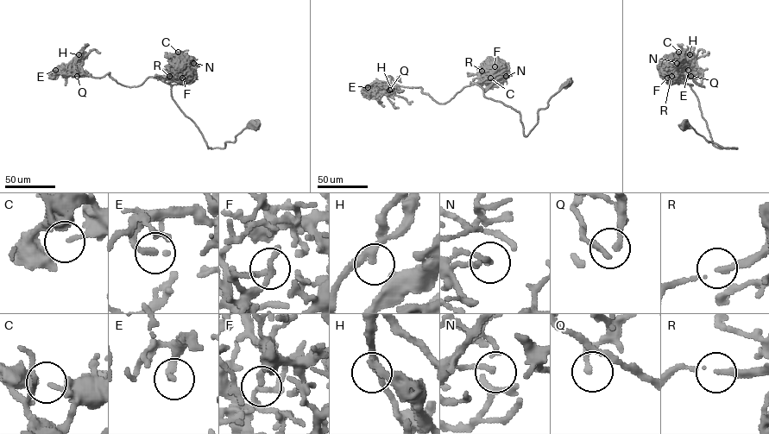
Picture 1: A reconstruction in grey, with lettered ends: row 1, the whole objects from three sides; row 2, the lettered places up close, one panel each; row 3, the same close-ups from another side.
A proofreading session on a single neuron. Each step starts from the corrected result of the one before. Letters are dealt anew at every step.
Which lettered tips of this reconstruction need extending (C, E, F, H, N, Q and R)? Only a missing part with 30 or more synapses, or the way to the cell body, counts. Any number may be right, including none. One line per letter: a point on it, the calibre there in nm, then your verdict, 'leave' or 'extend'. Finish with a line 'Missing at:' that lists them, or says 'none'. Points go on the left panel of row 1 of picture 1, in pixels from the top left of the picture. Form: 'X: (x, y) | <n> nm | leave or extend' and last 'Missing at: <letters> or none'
C: (178, 52) | 160 nm | leave
E: (55, 70) | 220 nm | leave
F: (182, 78) | 180 nm | leave
H: (78, 54) | 240 nm | leave
N: (193, 63) | 160 nm | leave
Q: (77, 76) | 200 nm | leave
R: (169, 76) | 150 nm | extend
Missing at: R

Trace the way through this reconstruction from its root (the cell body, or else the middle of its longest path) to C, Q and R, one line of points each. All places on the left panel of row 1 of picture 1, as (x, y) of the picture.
C: (254, 123), (224, 147), (208, 148), (171, 95), (172, 85), (192, 78), (185, 76), (188, 61), (178, 52)
Q: (254, 123), (224, 147), (208, 148), (170, 84), (149, 77), (126, 86), (72, 64), (77, 76)
R: (254, 123), (224, 147), (208, 148), (173, 98), (163, 78), (179, 78), (169, 76)

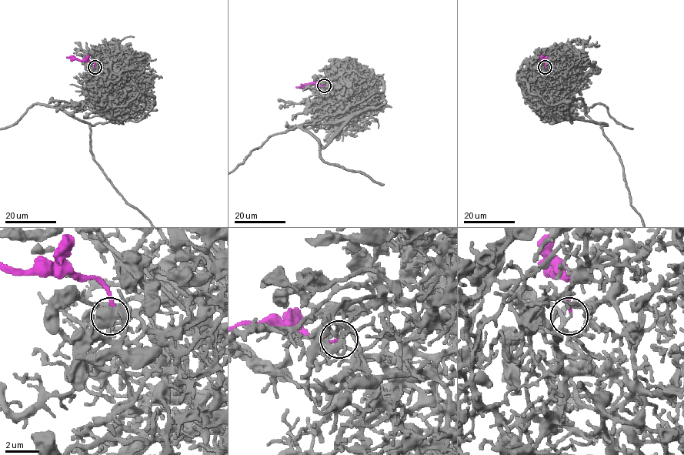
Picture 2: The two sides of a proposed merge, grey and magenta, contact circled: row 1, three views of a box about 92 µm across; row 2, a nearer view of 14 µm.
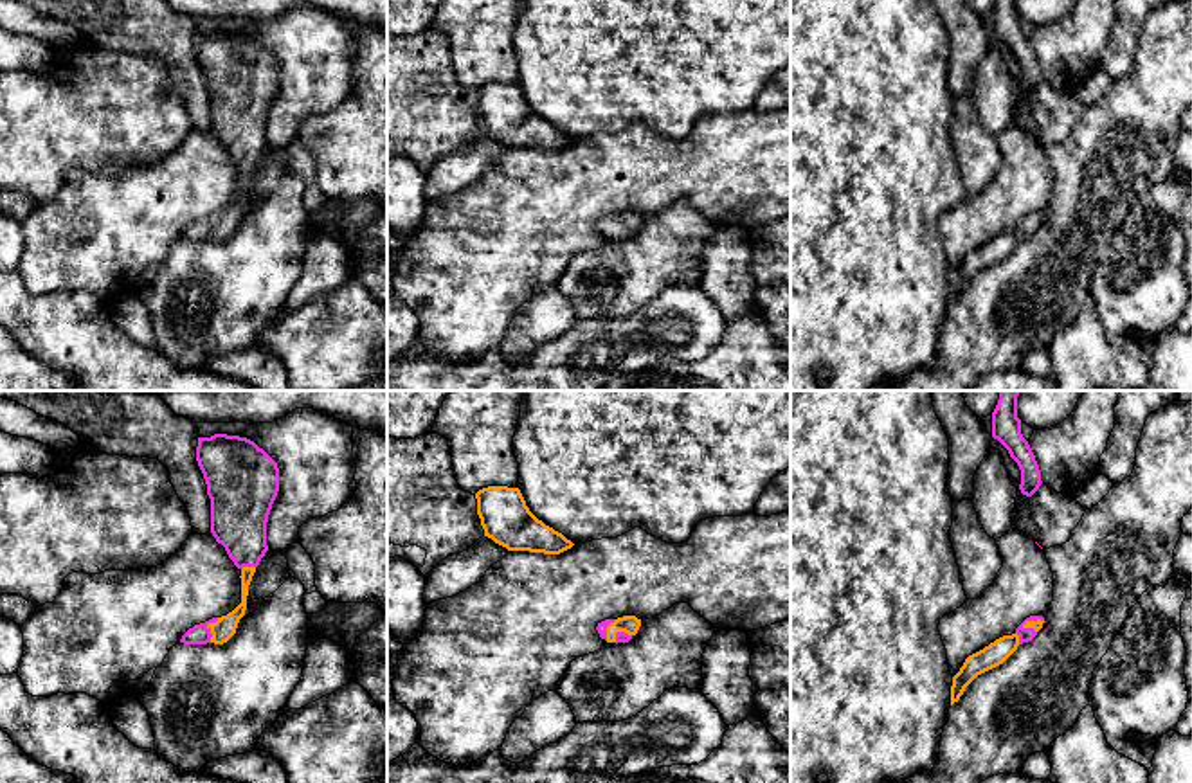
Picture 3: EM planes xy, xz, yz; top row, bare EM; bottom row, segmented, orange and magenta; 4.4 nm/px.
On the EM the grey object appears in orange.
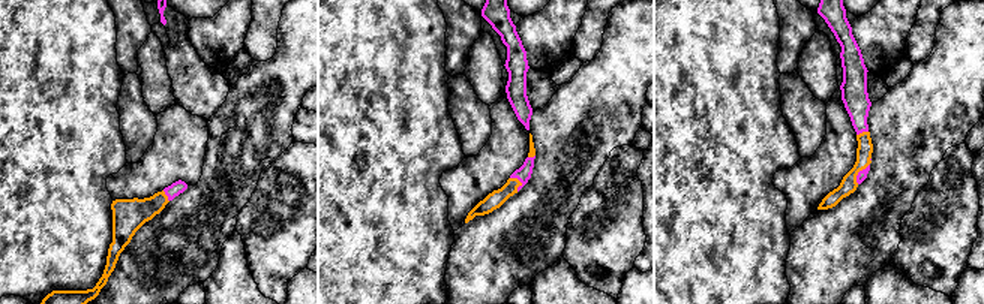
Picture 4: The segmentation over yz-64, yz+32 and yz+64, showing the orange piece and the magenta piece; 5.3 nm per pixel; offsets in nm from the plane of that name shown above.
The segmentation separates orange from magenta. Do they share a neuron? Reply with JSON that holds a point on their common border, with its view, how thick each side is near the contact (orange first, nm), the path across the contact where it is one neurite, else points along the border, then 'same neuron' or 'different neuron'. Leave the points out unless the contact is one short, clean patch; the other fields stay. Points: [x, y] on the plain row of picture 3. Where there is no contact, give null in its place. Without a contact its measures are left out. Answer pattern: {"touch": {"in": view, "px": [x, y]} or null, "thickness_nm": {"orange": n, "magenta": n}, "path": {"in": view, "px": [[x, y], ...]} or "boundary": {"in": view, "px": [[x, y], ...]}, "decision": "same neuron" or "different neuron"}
{"touch": {"in": "xy", "px": [207, 224]}, "thickness_nm": {"orange": 100, "magenta": 90}, "decision": "same neuron"}

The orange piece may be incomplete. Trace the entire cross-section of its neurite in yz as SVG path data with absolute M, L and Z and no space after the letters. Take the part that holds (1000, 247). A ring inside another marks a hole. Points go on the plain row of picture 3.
M1030 212L1016 225L1012 232L1003 232L983 247L969 252L960 268L953 274L951 302L960 297L965 284L978 272L1003 261L1017 247L1019 241L1032 238L1043 225L1043 220L1043 212Z

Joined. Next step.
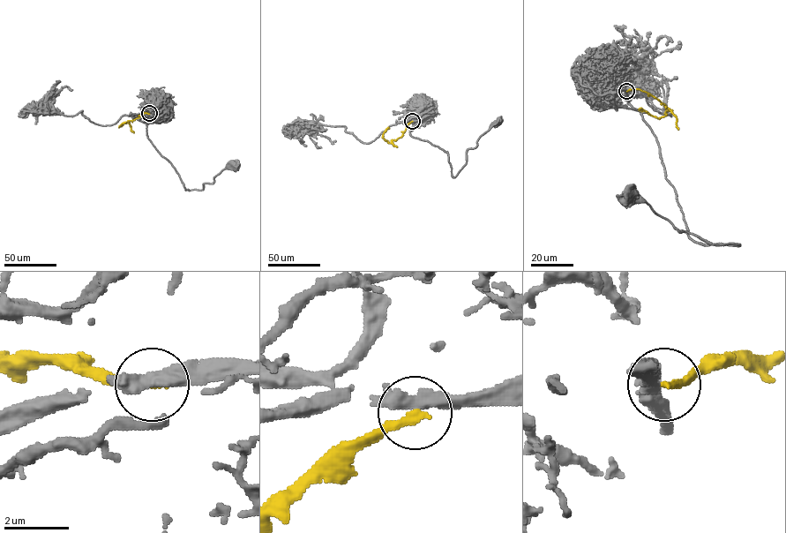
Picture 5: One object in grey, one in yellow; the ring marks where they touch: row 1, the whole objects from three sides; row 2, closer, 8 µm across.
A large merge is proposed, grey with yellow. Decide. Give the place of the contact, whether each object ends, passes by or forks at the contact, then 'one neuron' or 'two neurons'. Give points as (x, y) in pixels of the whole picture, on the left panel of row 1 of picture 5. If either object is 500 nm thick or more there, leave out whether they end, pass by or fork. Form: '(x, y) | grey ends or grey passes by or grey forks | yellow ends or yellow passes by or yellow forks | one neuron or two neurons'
(149, 113) | grey passes by | yellow ends | two neurons

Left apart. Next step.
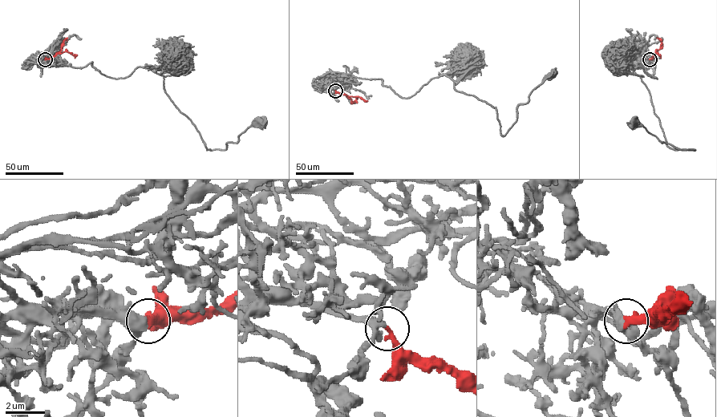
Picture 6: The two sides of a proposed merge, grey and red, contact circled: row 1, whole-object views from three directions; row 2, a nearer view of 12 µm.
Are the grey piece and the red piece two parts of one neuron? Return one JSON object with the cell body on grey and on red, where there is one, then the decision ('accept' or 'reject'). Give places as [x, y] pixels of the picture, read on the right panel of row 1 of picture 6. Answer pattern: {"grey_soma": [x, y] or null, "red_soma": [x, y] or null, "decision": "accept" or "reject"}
{"grey_soma": [633, 120], "red_soma": null, "decision": "accept"}

